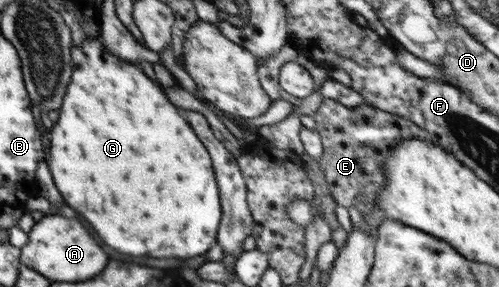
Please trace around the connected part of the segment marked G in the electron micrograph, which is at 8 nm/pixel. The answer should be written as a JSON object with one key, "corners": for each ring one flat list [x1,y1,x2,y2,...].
{"corners":[[100,27,99,34,95,35,91,38,86,38,79,46,71,48,71,60,73,63,73,72,71,73,71,80,69,81,66,97,64,97,64,105,60,107,60,119,58,119,58,123,56,123,56,127,54,127,54,131,52,131,52,153,50,153,50,171,52,171,52,177,54,177,54,183,56,183,56,187,60,189,60,193,62,193,62,197,64,197,64,201,66,201,66,205,70,205,70,207,74,207,74,209,78,209,80,211,80,215,94,227,94,231,102,237,102,241,108,245,108,247,112,247,112,249,116,249,118,253,122,253,122,255,134,255,134,257,180,257,180,259,188,259,188,257,196,257,196,255,206,254,208,249,210,249,214,244,217,243,217,229,219,228,219,223,222,217,222,207,220,202,220,195,218,186,216,185,217,181,214,174,214,169,212,166,212,158,206,147,202,143,200,143,200,139,196,137,196,133,192,130,192,127,184,121,184,117,176,111,176,107,172,105,170,99,164,94,164,91,158,86,157,81,153,81,146,75,146,73,142,70,142,68,133,62,128,62,118,58,118,56,110,54,110,52,104,49,102,46,102,40,100,37]]}

